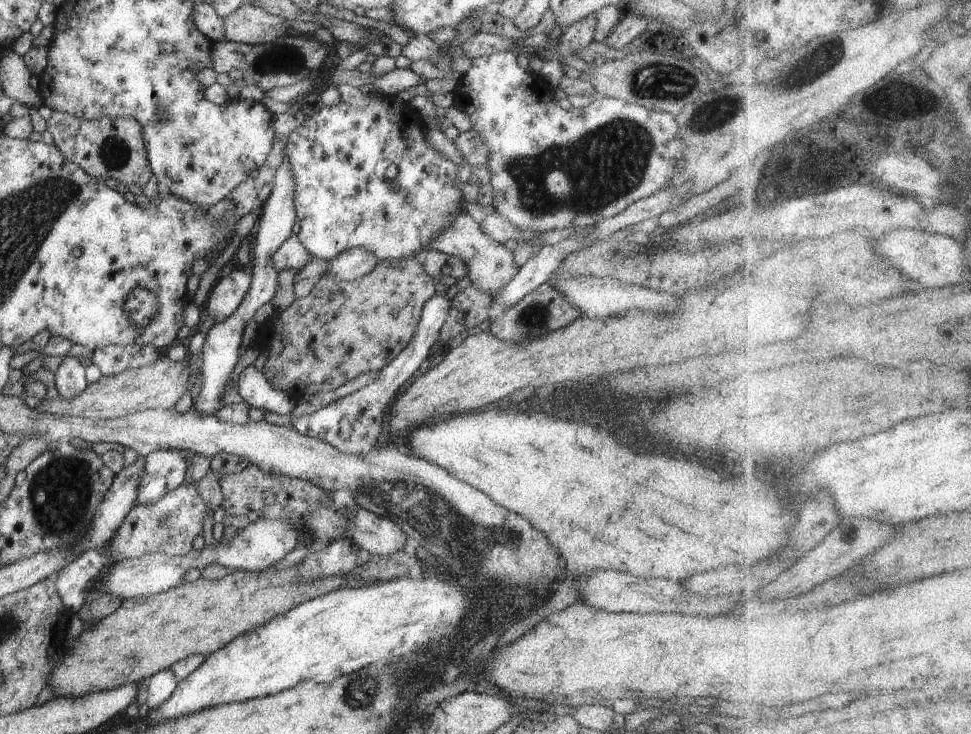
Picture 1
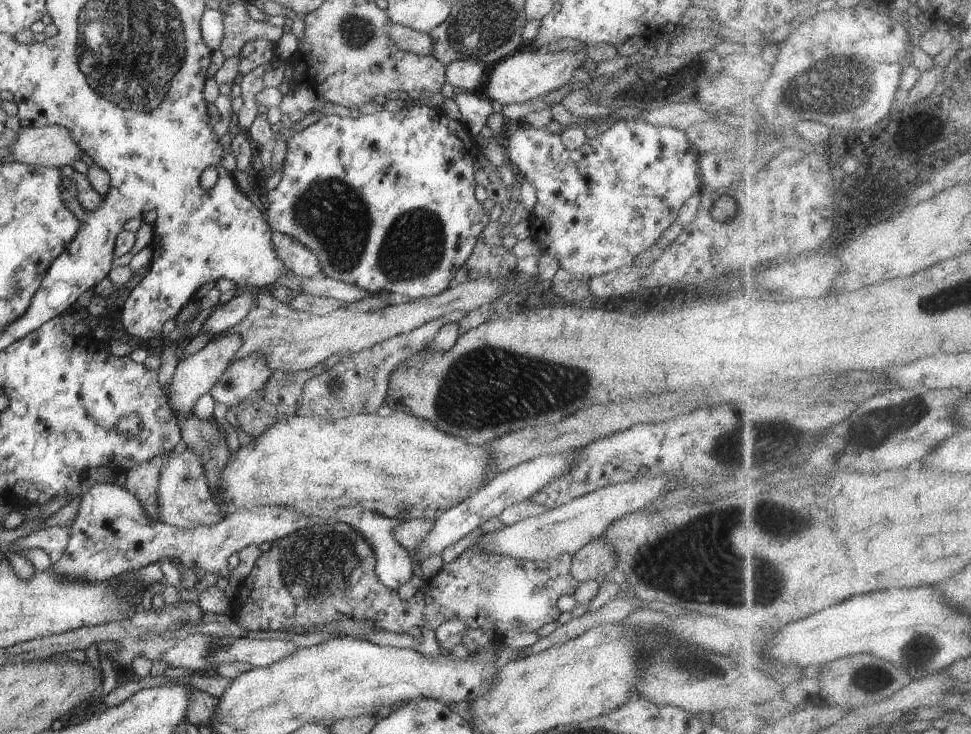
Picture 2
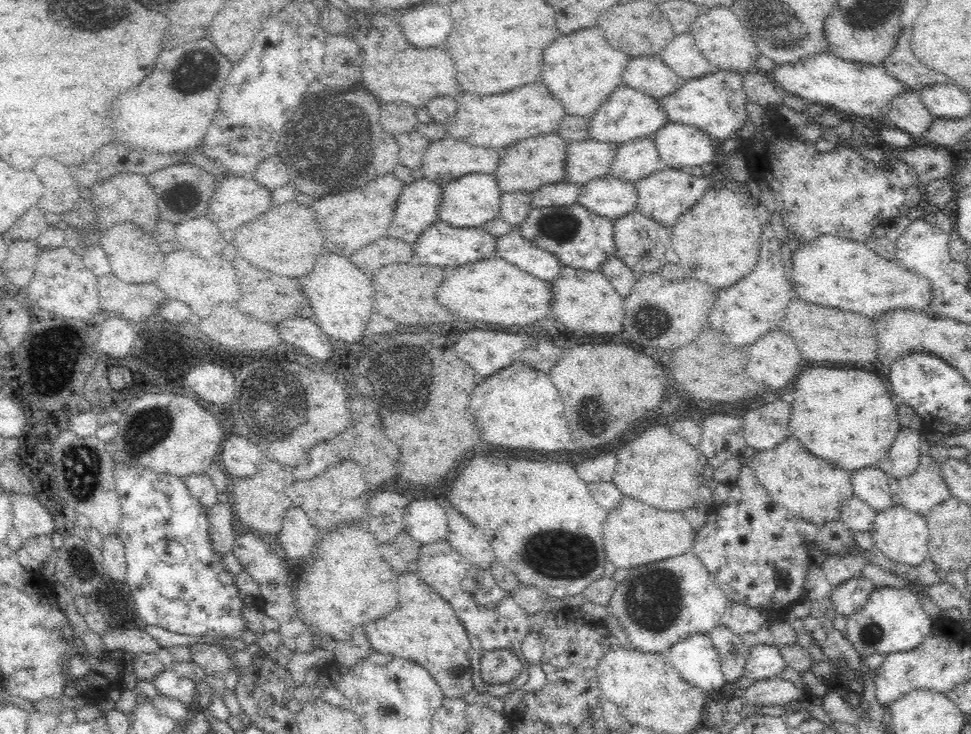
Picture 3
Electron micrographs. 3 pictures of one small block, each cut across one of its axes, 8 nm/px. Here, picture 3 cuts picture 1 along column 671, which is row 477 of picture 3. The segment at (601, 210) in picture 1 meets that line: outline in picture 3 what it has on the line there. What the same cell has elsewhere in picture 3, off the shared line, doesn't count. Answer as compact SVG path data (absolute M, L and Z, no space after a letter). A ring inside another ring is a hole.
M116 464L116 468L114 468L114 478L116 478L116 491L120 496L120 503L122 505L122 518L118 534L124 545L125 557L127 560L127 575L125 582L131 590L132 598L136 605L136 615L138 615L140 624L160 626L176 634L212 636L214 640L220 641L230 640L230 638L241 638L240 636L242 636L242 633L246 629L242 610L244 610L245 605L249 605L252 600L240 594L240 588L234 583L234 575L224 569L224 557L222 557L218 551L214 551L214 547L212 547L212 543L210 543L210 533L208 533L209 510L202 507L197 499L192 498L184 478L173 476L172 474L154 472L148 468L125 466L124 464Z

